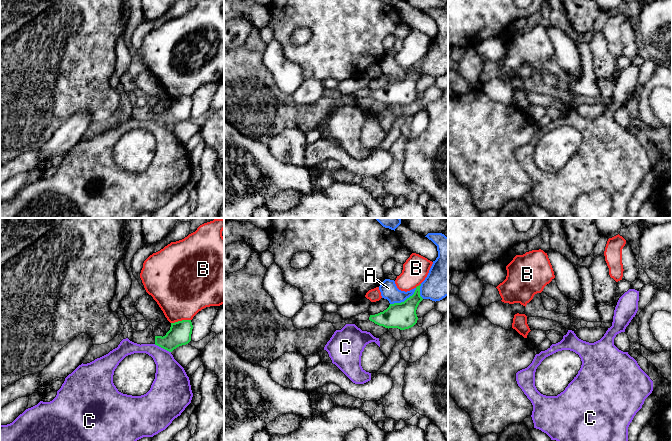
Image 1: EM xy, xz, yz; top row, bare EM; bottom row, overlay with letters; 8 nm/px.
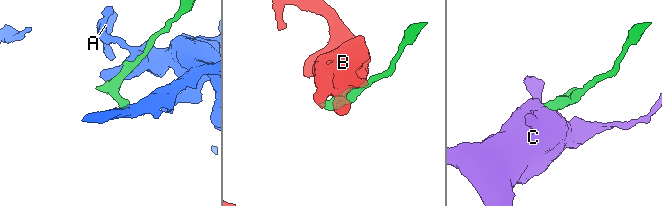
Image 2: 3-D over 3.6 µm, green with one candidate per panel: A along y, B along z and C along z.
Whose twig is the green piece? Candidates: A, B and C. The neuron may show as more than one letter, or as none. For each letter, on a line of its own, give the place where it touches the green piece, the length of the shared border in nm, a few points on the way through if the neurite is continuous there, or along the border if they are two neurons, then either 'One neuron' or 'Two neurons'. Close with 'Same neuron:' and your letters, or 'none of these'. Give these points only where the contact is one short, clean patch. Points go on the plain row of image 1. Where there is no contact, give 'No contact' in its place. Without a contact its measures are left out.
A: Touches green at xz (405, 76). Shared border 260 nm. Two neurons
B: Touches green at xy (180, 97). Shared border 160 nm. Two neurons
C: Touches green at xy (162, 123). Shared border 150 nm. Boundary: xy (154, 120), (170, 128). Two neurons
Same neuron: none of these

